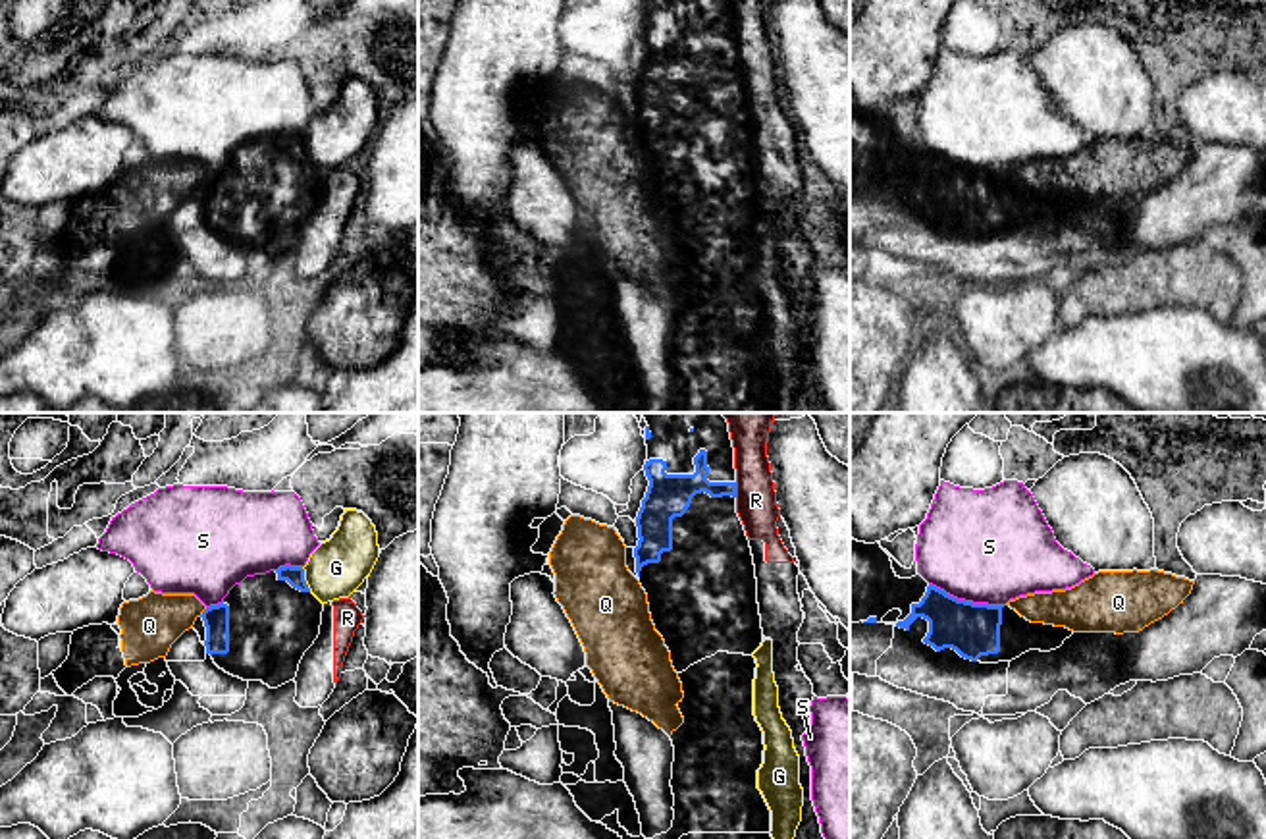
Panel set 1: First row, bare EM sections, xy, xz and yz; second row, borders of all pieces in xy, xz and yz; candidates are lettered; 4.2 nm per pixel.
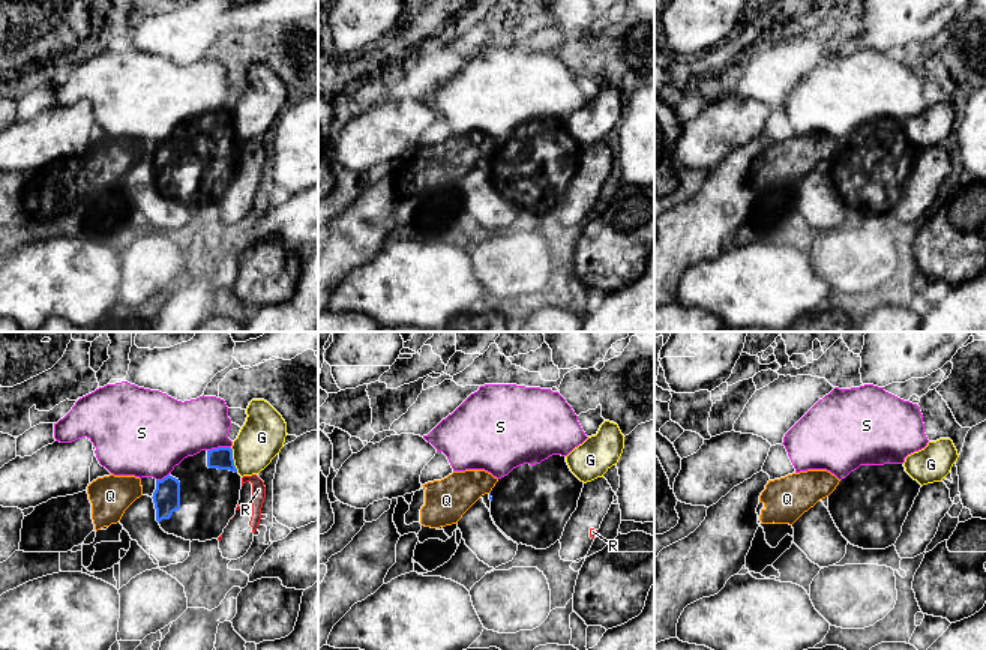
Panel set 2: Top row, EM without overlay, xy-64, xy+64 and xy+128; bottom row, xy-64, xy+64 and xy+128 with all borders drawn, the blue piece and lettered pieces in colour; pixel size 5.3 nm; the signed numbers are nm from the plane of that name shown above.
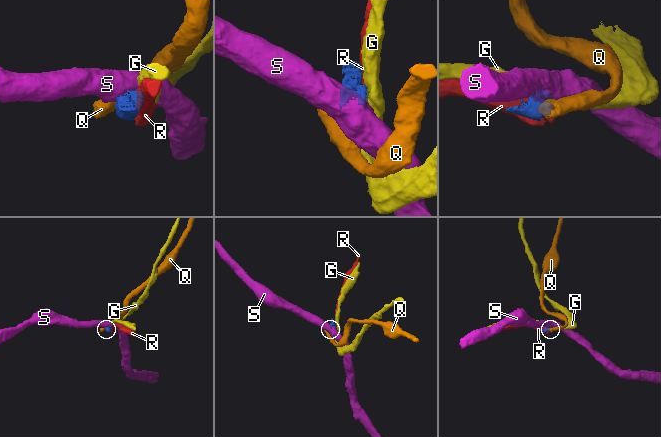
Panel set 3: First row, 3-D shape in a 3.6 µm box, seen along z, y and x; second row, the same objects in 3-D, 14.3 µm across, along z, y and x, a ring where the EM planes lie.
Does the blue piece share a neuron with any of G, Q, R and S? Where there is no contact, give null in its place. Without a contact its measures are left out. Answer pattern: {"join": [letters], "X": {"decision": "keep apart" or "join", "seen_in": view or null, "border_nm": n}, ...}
{"join": [], "G": {"decision": "keep apart", "seen_in": "xy", "border_nm": 110}, "Q": {"decision": "keep apart", "seen_in": "xy", "border_nm": 50}, "R": {"decision": "keep apart", "seen_in": "xz", "border_nm": 60}, "S": {"decision": "keep apart", "seen_in": "yz", "border_nm": 320}}

